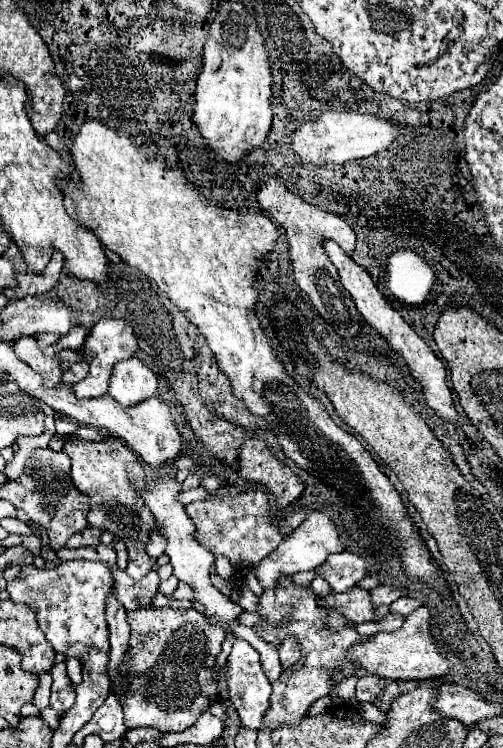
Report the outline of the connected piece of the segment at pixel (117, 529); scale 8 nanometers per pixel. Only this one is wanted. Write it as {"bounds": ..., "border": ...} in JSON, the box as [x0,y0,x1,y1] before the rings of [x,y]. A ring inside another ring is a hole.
{"bounds":[64,432,152,580],"border":[[[100,432],[104,438],[100,442],[90,442],[90,440],[70,440],[64,444],[64,452],[72,460],[72,480],[78,490],[90,496],[90,512],[88,512],[88,522],[90,526],[100,526],[122,540],[128,540],[128,566],[126,572],[134,580],[144,578],[152,570],[150,556],[146,554],[146,542],[148,542],[148,532],[152,530],[152,512],[144,503],[144,498],[136,488],[132,488],[132,478],[140,478],[136,474],[136,468],[143,468],[136,459],[132,450],[122,444],[120,438],[108,432]]]}

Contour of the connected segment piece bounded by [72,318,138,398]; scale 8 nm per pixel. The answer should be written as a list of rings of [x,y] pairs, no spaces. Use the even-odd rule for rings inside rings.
[[[100,320],[92,332],[88,334],[86,342],[84,342],[84,360],[88,362],[88,376],[76,384],[72,384],[72,392],[78,396],[78,398],[98,398],[98,396],[104,396],[106,390],[108,390],[108,382],[110,382],[110,376],[112,376],[112,368],[116,362],[124,360],[124,358],[130,358],[134,352],[138,350],[138,342],[136,342],[136,336],[134,336],[134,330],[128,328],[128,322],[124,320]]]

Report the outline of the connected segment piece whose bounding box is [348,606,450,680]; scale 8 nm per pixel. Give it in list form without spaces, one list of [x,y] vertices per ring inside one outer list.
[[[416,608],[398,630],[380,632],[348,650],[348,658],[356,662],[370,674],[390,680],[426,680],[446,676],[450,670],[450,660],[436,648],[436,642],[430,634],[430,612],[428,608]]]

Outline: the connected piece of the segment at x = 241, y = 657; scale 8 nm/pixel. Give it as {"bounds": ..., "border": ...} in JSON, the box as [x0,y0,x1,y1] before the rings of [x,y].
{"bounds":[224,640,272,730],"border":[[[238,640],[238,644],[232,646],[224,678],[226,678],[226,684],[228,684],[230,700],[236,706],[236,710],[242,718],[242,724],[246,728],[254,728],[254,730],[260,728],[262,716],[268,710],[268,698],[270,698],[272,688],[270,688],[270,682],[262,668],[260,654],[246,640]]]}

